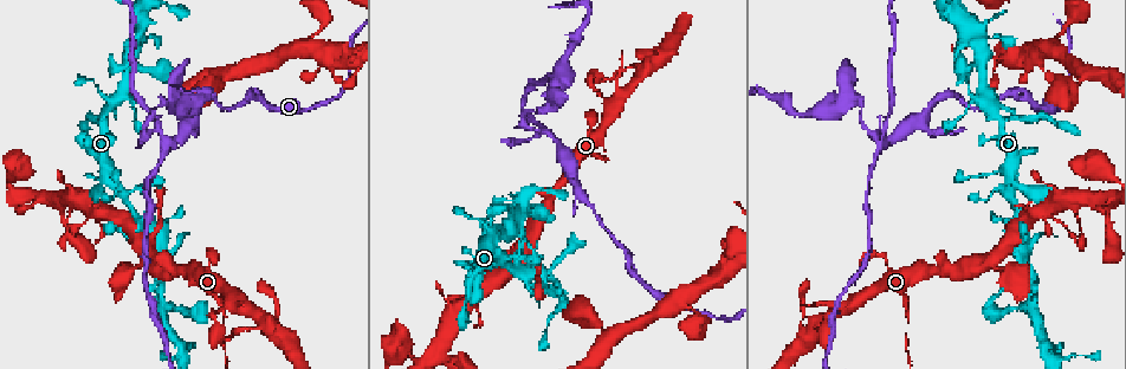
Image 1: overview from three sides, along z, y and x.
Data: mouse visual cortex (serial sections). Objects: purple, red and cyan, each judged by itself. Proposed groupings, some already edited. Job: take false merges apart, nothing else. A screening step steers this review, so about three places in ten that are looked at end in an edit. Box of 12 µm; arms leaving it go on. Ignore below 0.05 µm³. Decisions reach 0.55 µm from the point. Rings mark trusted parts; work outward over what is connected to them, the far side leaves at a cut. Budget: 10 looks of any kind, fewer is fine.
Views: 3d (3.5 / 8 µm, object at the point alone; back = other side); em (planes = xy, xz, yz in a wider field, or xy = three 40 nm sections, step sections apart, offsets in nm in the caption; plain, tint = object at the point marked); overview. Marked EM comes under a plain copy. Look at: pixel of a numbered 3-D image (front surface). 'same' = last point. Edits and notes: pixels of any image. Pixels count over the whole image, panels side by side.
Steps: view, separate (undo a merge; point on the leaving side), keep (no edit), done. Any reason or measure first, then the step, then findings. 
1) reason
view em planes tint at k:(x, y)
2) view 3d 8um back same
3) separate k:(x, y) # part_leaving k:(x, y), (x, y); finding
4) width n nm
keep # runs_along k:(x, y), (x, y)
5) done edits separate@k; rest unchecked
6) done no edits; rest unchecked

four-way junction
view 3d 8um at 1:(549, 133)

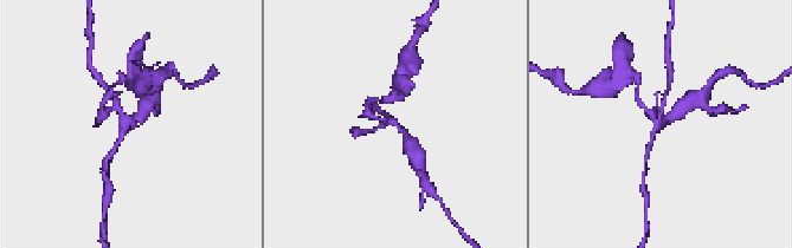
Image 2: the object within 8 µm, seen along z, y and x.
view em planes tint at 2:(128, 120)

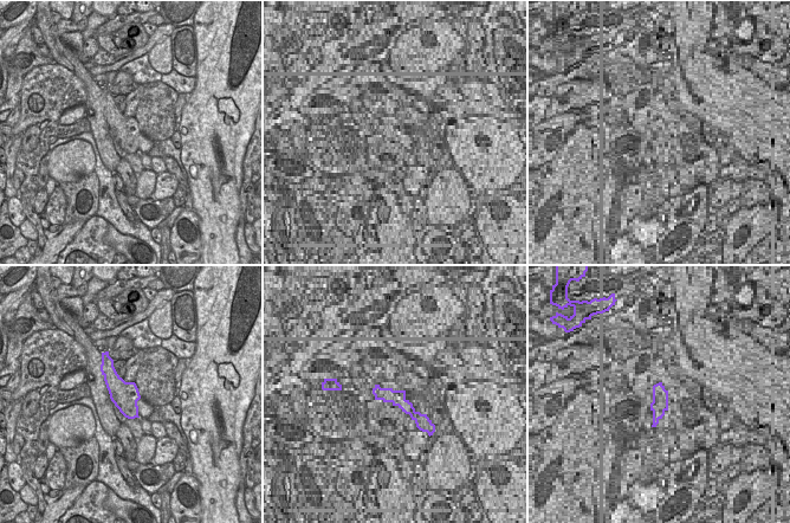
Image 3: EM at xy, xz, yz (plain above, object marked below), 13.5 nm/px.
separate 2:(101, 115) # part_leaving 2:(657, 109), (646, 111), (639, 102), (639, 84); two cells meet here

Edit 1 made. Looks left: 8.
see it whole again
view overview

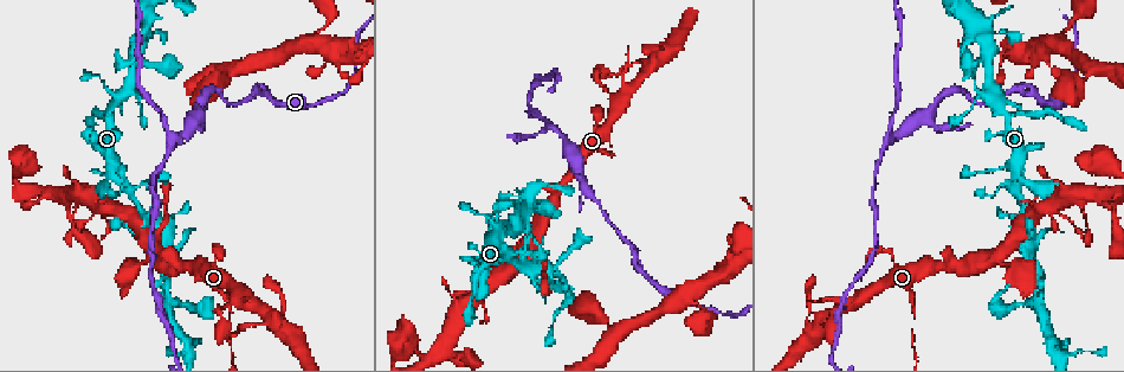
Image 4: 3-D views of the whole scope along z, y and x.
view 3d 3.5um at 4:(911, 328)

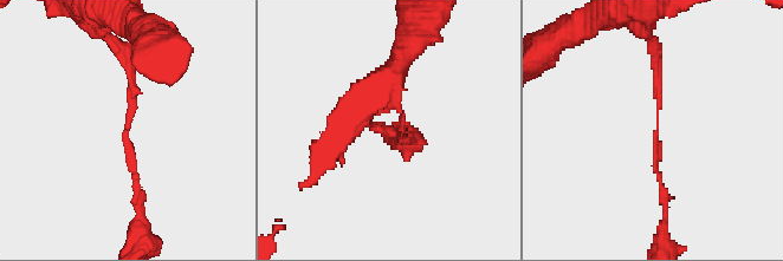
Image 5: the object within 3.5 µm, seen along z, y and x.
shape alone is not enough
view em planes tint at 5:(656, 128)

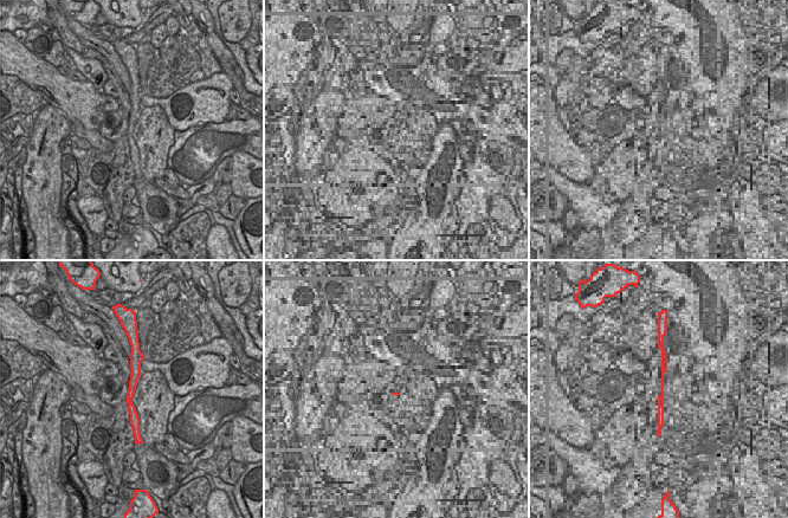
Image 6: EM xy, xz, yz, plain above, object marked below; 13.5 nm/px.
width 130 nm
separate 5:(131, 155) # part_leaving 5:(658, 117), (658, 180), (667, 208), (664, 230); two cells meet here

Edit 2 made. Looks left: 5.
redraw
view overview

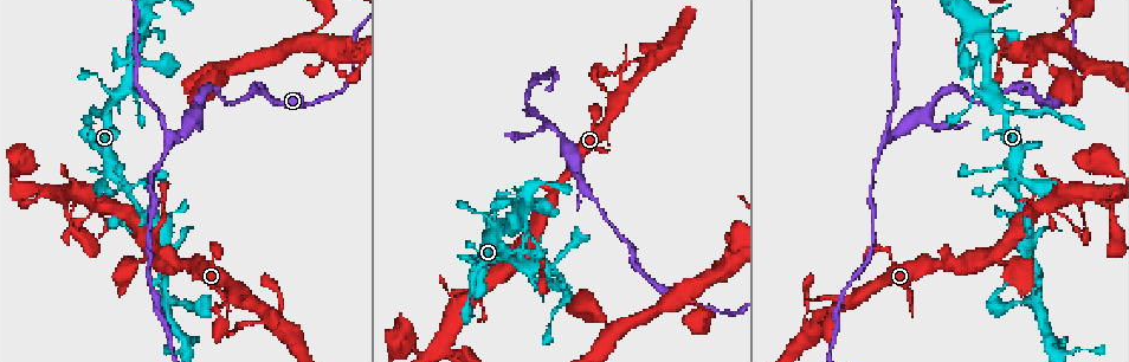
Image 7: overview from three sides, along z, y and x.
side arm on a straight run
view 3d 3.5um at 7:(1037, 297)

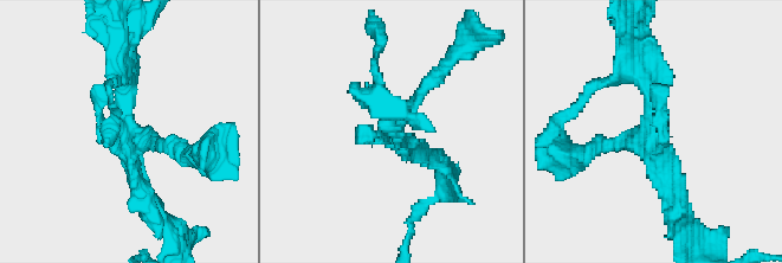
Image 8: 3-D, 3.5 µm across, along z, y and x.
arms 3; arm_widths 150, 200, 250 nm
view em xy step 3 tint at 8:(125, 122)

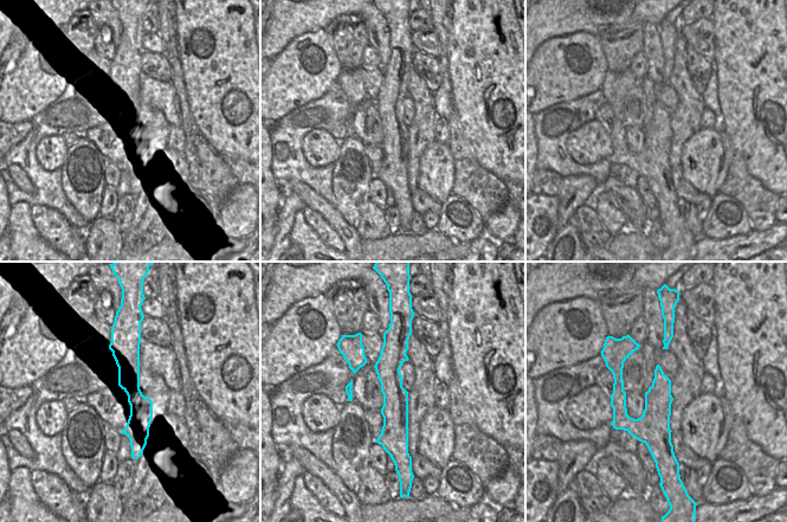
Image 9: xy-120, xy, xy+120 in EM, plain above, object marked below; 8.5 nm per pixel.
keep # runs_along 9:(402, 333), (392, 355), (394, 456); one cell here

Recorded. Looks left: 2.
done edits separate@2, separate@5; rest unchecked

